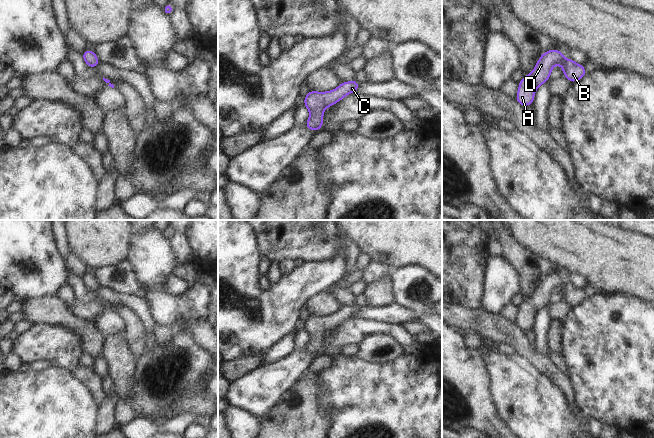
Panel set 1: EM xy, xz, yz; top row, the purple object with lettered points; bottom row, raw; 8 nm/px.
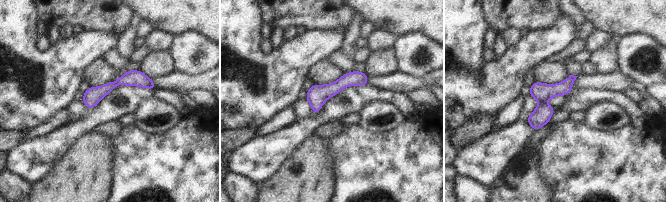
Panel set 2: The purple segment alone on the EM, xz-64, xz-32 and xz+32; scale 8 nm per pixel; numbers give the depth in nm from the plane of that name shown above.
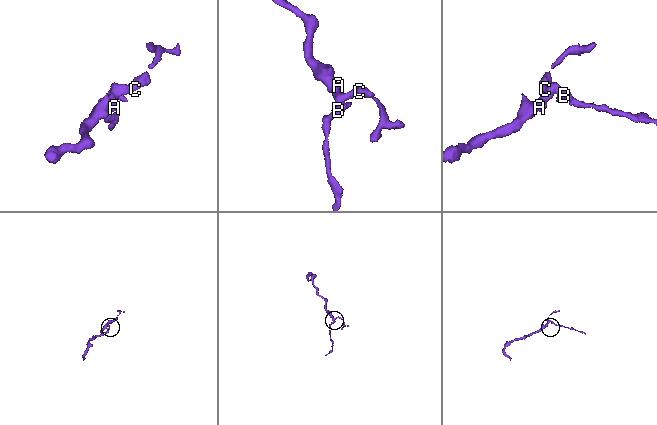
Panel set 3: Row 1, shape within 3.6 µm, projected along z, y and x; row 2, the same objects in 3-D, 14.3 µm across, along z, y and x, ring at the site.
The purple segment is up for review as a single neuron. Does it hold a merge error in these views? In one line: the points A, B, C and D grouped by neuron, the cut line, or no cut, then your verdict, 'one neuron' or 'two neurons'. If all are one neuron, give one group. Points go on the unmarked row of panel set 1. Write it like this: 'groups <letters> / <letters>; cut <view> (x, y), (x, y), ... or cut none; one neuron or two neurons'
groups A B C D; cut none; one neuron

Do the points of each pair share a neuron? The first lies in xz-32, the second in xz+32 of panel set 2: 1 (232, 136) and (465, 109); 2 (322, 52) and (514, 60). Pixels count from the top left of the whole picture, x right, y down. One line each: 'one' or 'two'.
1: two
2: one

